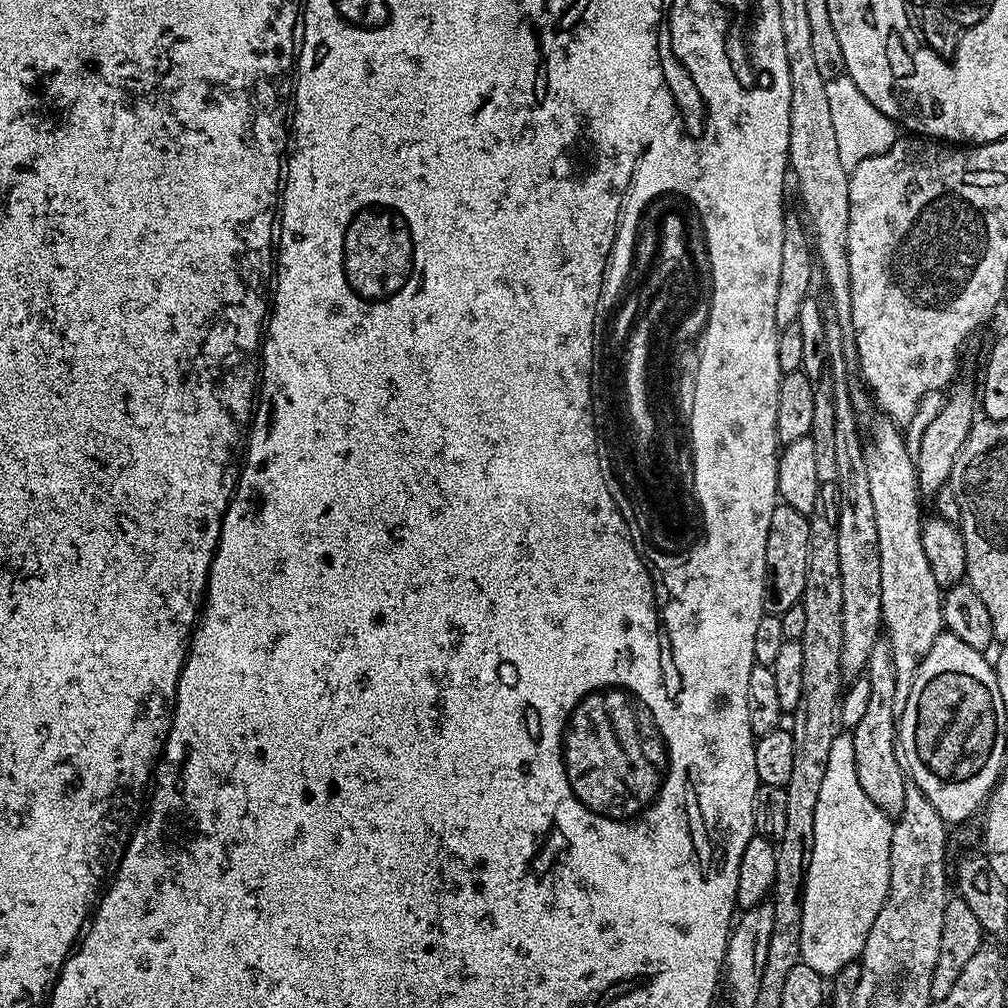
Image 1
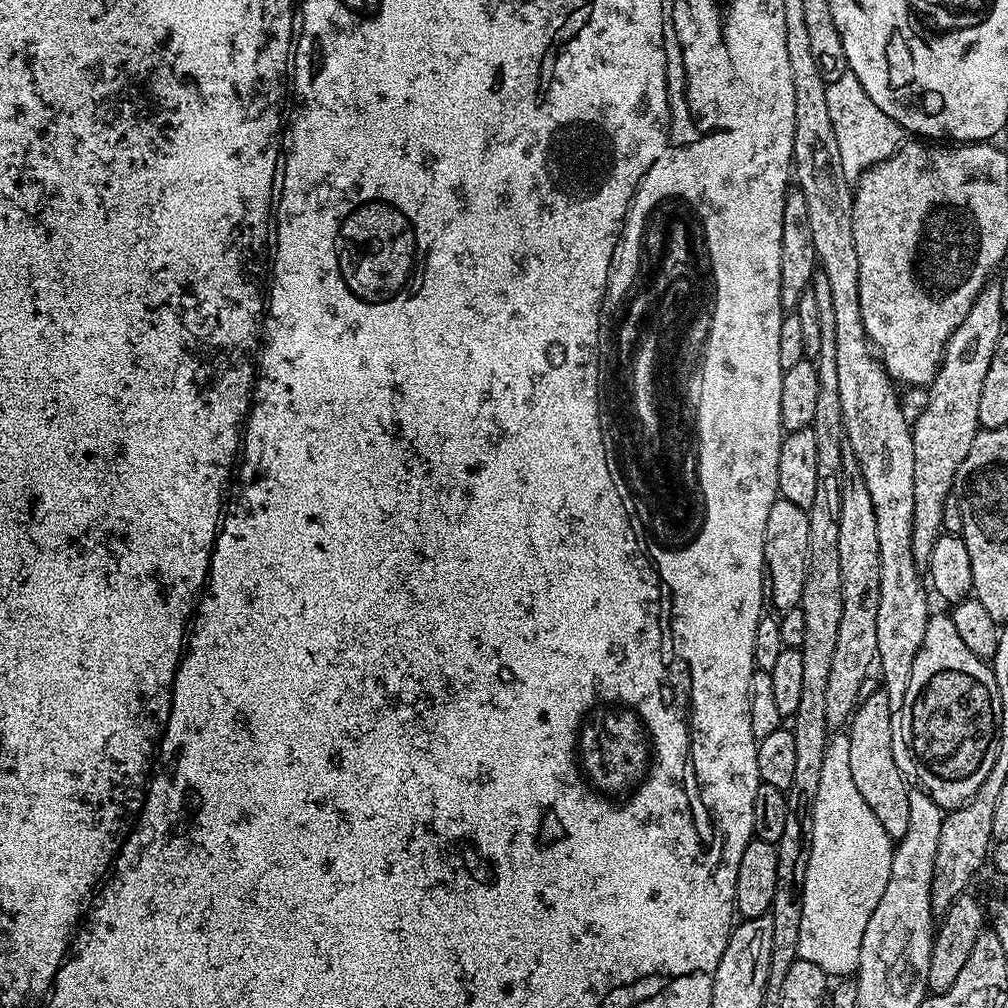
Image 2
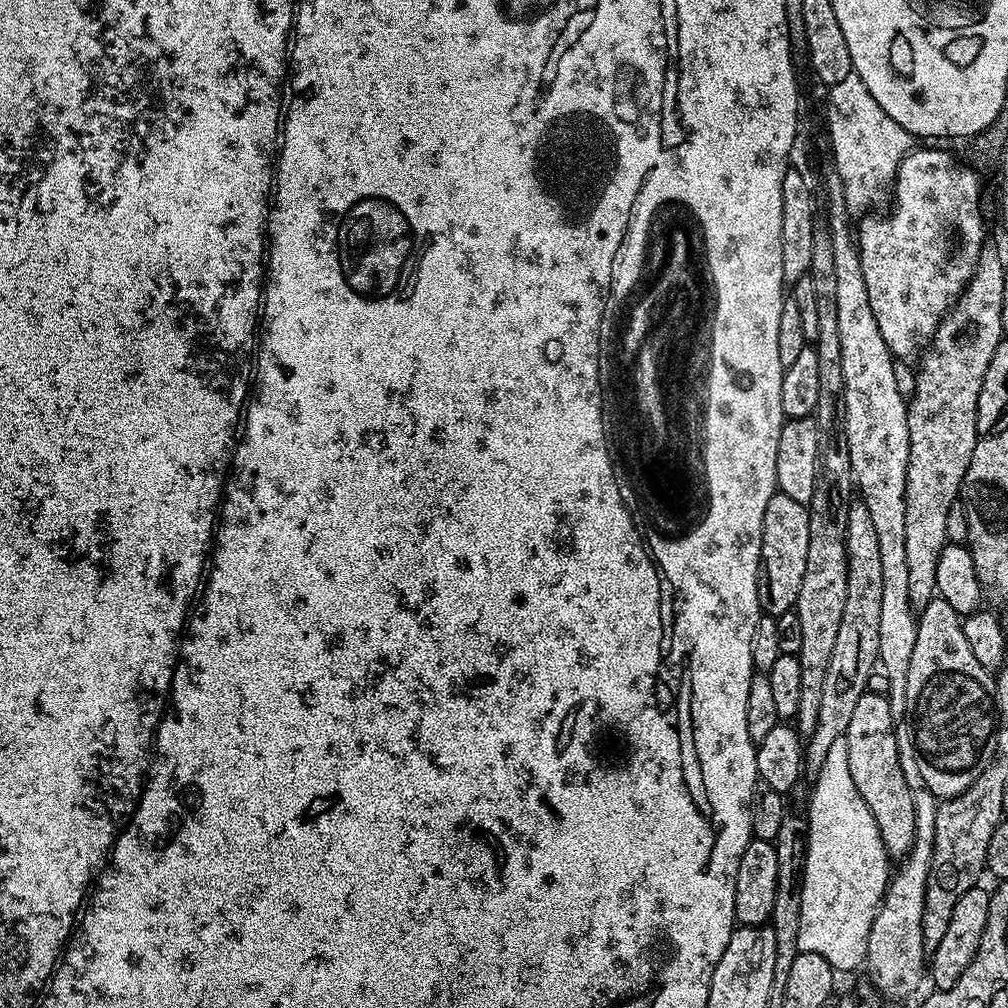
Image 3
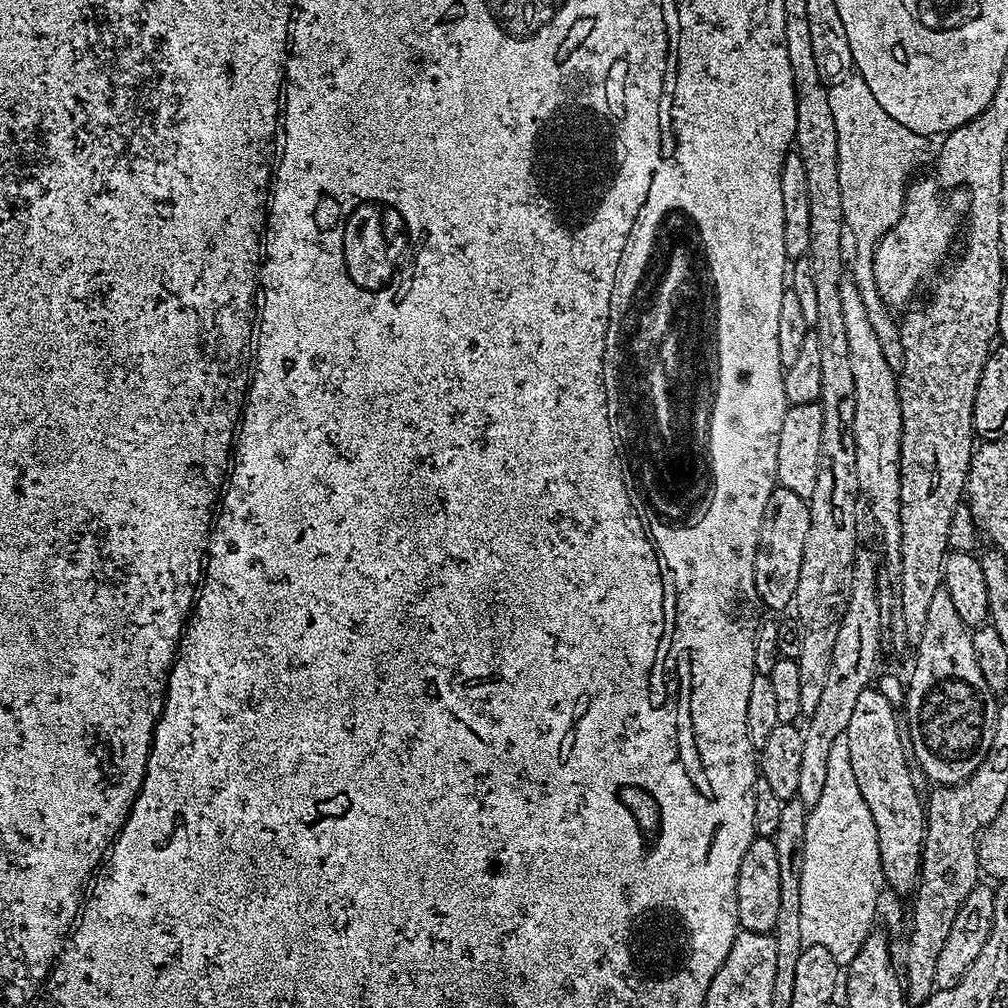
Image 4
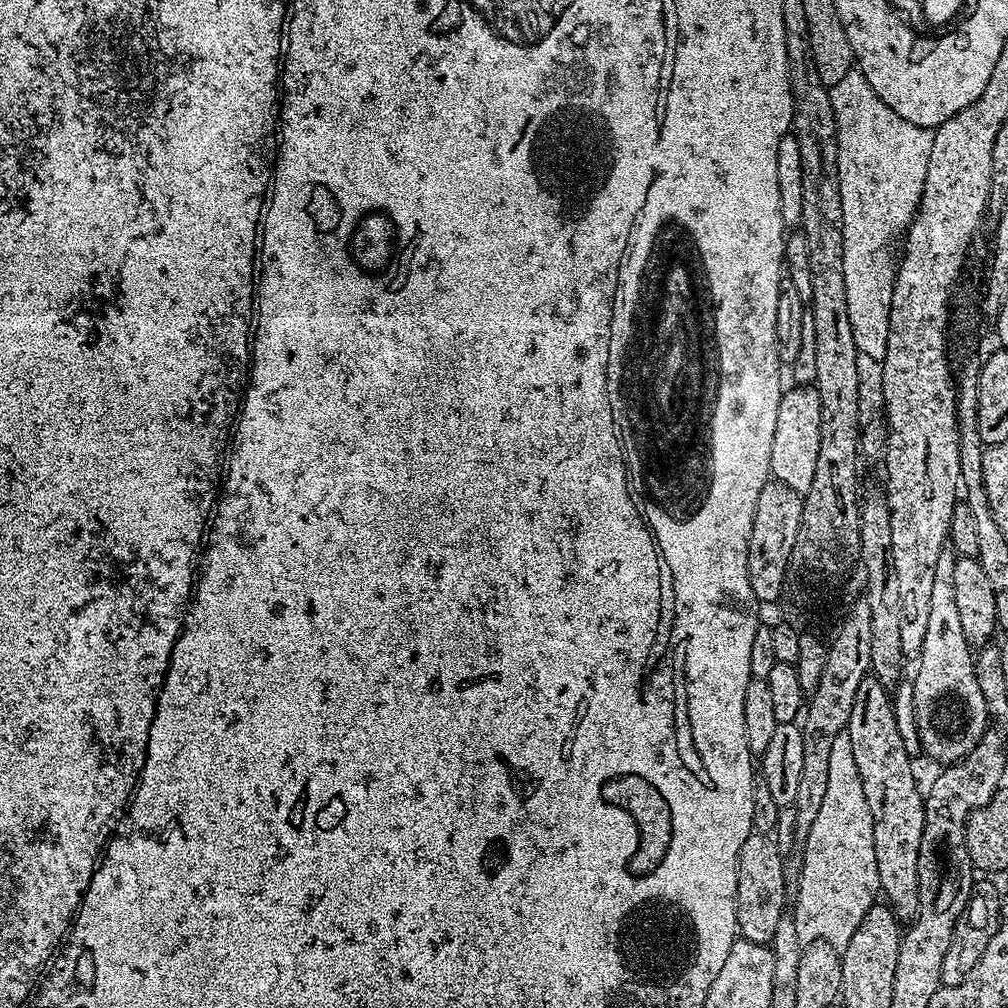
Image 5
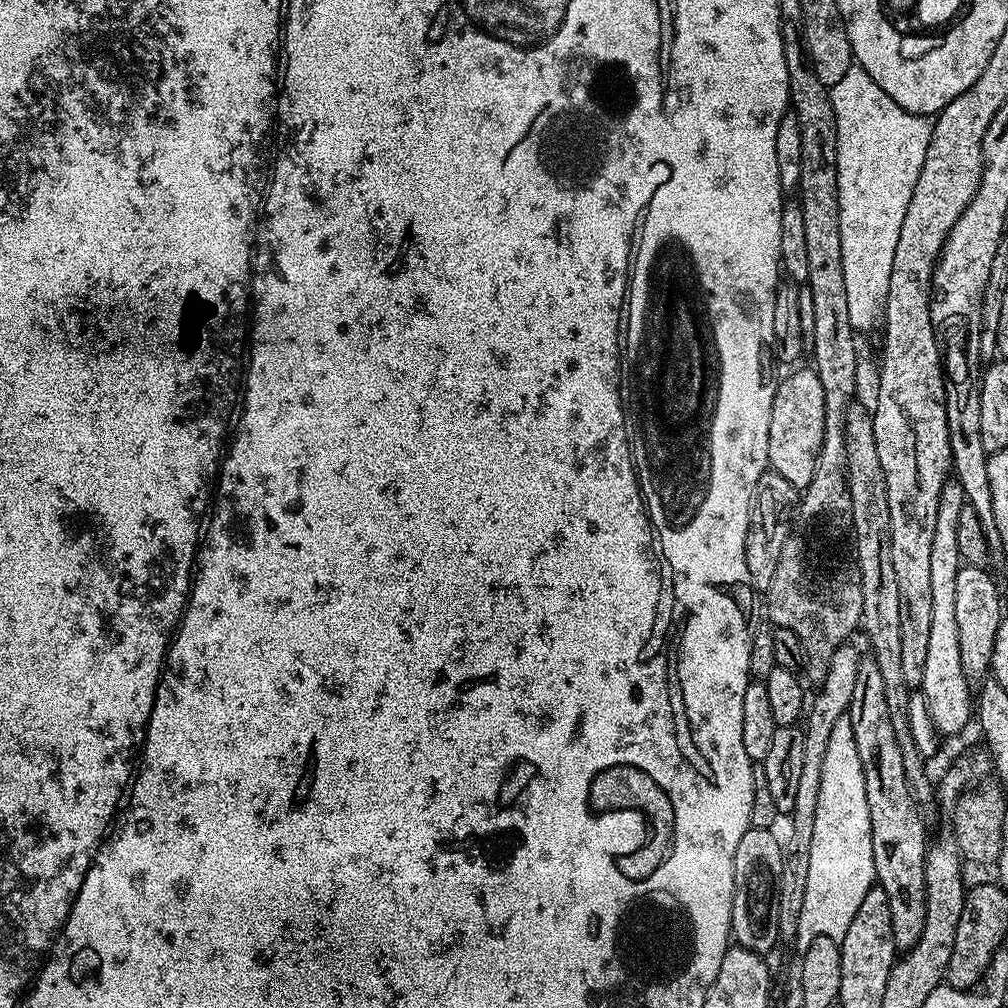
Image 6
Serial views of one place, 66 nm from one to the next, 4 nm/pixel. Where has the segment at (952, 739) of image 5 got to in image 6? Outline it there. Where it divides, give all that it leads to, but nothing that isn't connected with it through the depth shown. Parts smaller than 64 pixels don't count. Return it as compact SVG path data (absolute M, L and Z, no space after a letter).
M955 482L945 483L940 491L938 519L934 522L934 539L930 549L930 598L932 615L930 639L926 649L926 666L922 670L919 691L924 694L932 727L941 737L947 738L960 732L974 716L974 688L962 674L962 658L958 651L958 622L955 612L955 588L958 570L962 566L958 554L958 514L966 503L962 486Z

